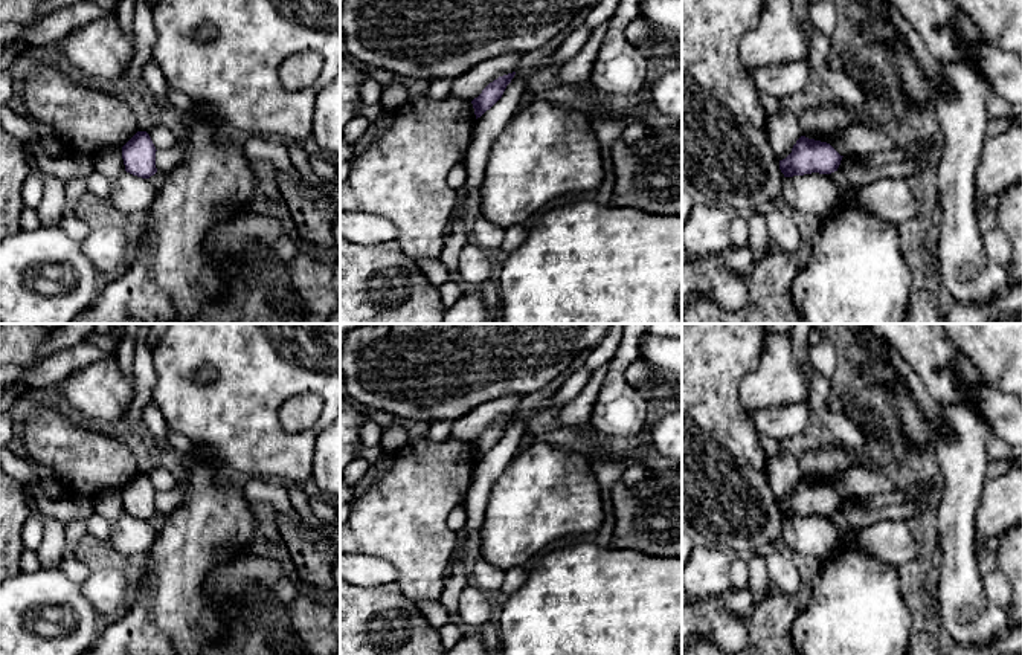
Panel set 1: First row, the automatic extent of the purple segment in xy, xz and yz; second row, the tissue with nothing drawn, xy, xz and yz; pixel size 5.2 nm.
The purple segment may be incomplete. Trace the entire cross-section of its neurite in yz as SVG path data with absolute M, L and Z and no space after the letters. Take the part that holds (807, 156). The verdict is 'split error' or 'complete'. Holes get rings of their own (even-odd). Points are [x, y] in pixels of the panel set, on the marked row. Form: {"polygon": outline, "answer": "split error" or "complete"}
{"polygon": "M801 136L792 153L779 160L779 169L784 177L811 173L831 174L837 171L842 157L830 144Z", "answer": "complete"}

